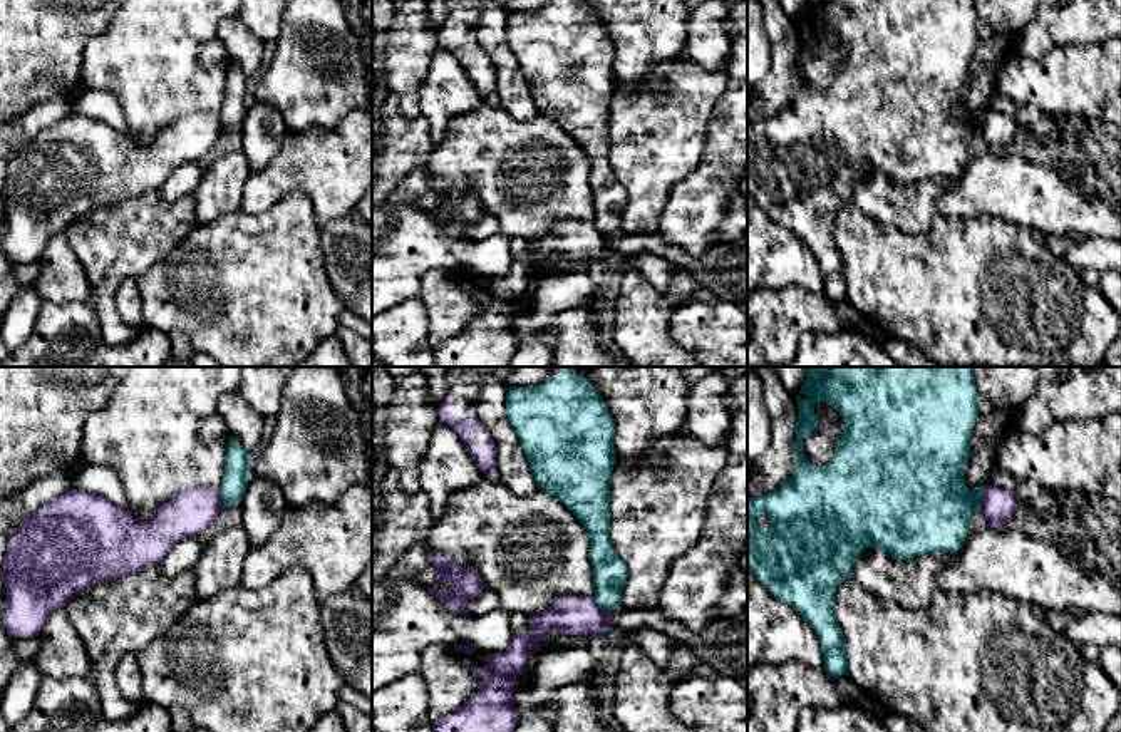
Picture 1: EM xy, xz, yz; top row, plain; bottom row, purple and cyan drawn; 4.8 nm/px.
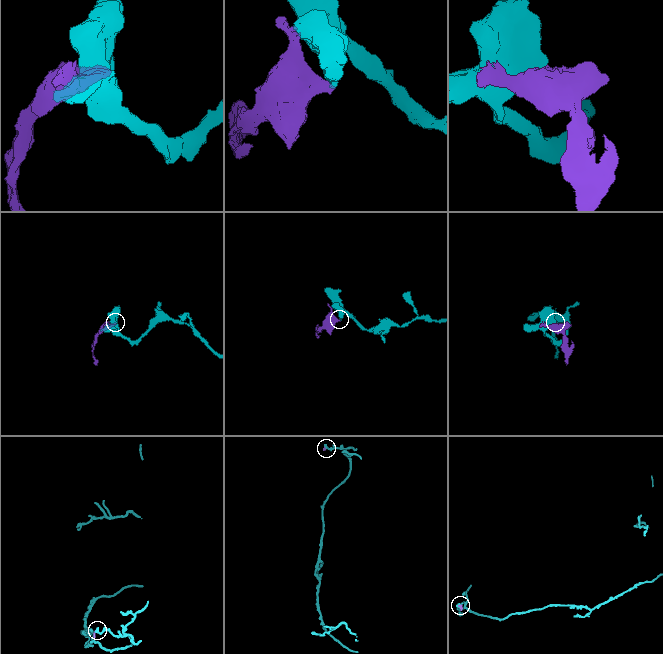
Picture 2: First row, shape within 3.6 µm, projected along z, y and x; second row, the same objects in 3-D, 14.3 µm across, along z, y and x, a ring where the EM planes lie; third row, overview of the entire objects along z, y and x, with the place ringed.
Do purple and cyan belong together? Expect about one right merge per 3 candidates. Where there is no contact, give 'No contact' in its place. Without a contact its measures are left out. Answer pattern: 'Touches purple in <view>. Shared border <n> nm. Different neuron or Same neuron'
Touches purple in yz. Shared border 140 nm. Different neuron

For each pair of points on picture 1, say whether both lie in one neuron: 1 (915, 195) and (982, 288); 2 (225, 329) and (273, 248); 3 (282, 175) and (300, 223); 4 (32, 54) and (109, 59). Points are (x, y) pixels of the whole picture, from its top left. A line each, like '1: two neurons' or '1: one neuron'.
1: two neurons
2: one neuron
3: two neurons
4: two neurons

